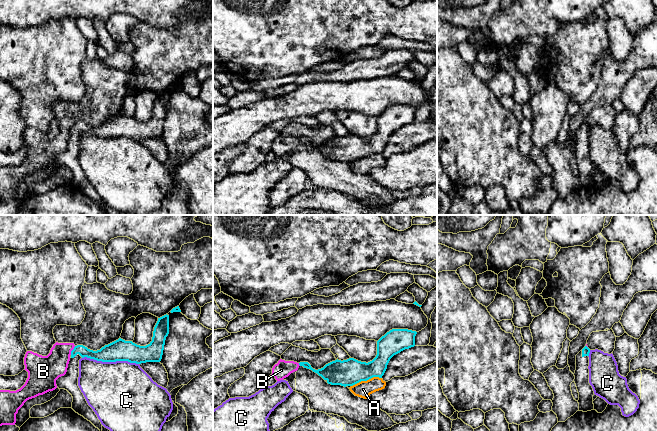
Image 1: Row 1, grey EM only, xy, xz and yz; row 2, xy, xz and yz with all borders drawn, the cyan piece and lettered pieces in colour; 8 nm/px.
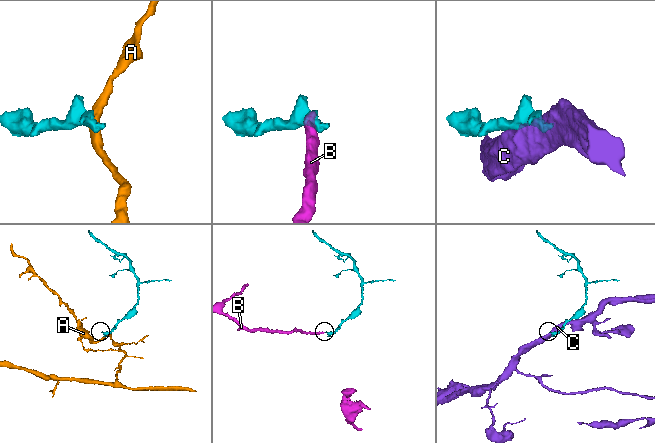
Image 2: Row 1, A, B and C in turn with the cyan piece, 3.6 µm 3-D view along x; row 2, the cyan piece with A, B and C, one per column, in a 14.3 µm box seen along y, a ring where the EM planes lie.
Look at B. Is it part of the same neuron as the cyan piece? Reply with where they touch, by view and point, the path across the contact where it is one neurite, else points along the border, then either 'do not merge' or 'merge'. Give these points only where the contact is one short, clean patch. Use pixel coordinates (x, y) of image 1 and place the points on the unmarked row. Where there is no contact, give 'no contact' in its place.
meets cyan in xy at (72, 126); runs through xy (102, 131), (72, 126), (67, 126), (48, 145); merge

